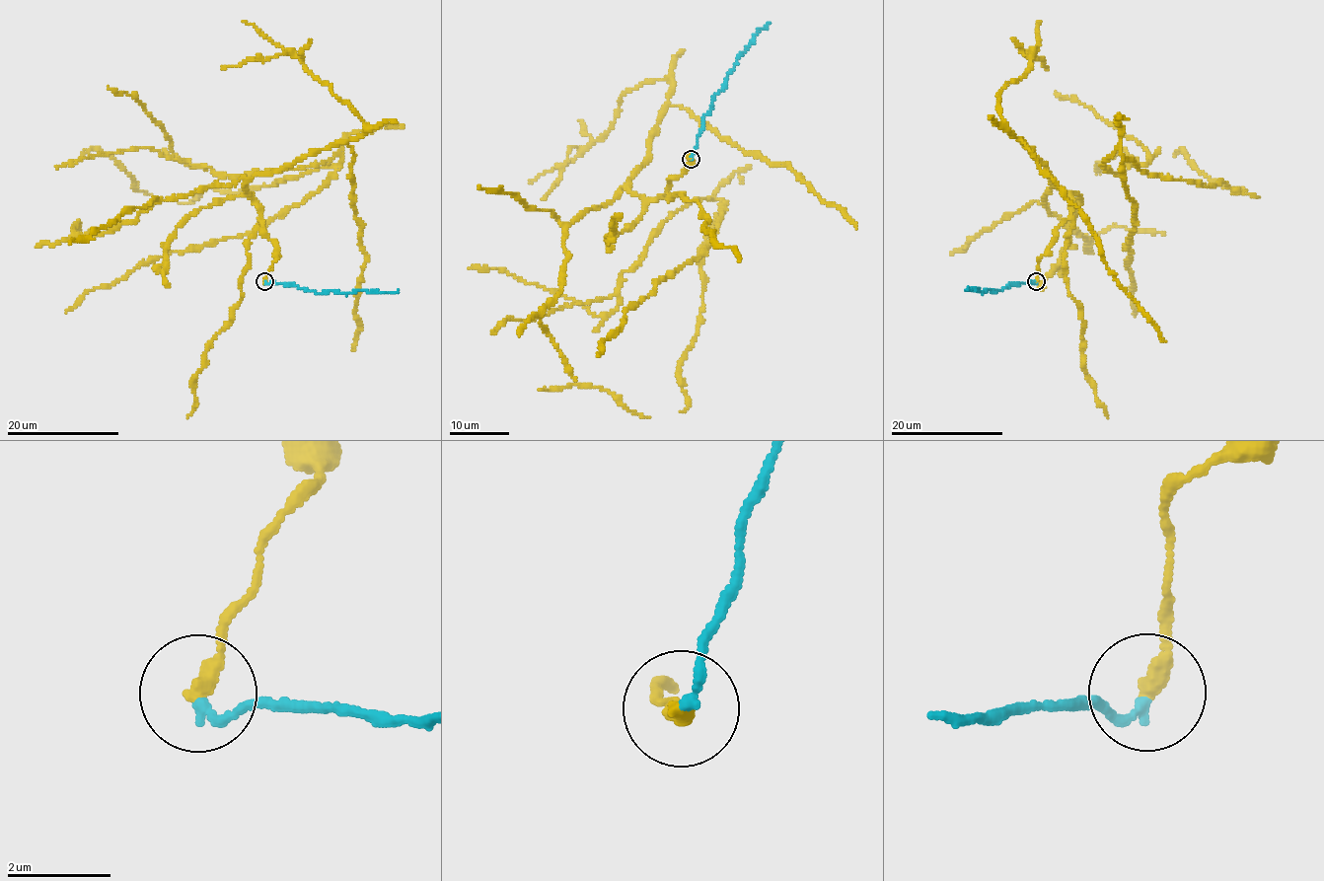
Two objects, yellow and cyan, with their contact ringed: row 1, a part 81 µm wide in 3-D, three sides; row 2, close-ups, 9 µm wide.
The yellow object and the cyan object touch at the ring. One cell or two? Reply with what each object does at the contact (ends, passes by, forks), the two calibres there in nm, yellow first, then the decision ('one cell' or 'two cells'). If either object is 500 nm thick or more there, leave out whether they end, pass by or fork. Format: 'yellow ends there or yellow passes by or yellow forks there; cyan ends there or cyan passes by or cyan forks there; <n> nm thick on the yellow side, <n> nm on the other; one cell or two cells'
yellow ends there; cyan ends there; 340 nm thick on the yellow side, 190 nm on the other; two cells

